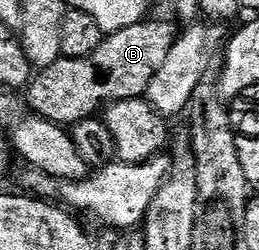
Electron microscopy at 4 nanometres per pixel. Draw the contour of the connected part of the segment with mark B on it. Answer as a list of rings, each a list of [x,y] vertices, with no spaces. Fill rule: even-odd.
[[[146,18],[135,26],[127,26],[118,32],[108,33],[99,50],[95,50],[95,54],[87,54],[87,58],[62,56],[61,59],[51,62],[51,66],[40,69],[29,82],[28,111],[32,115],[50,120],[52,124],[72,126],[84,120],[94,119],[102,109],[115,102],[142,99],[149,91],[151,78],[155,78],[155,74],[159,74],[160,68],[163,67],[163,62],[167,62],[167,54],[179,35],[178,25],[172,19],[169,19],[170,21],[153,19]]]

